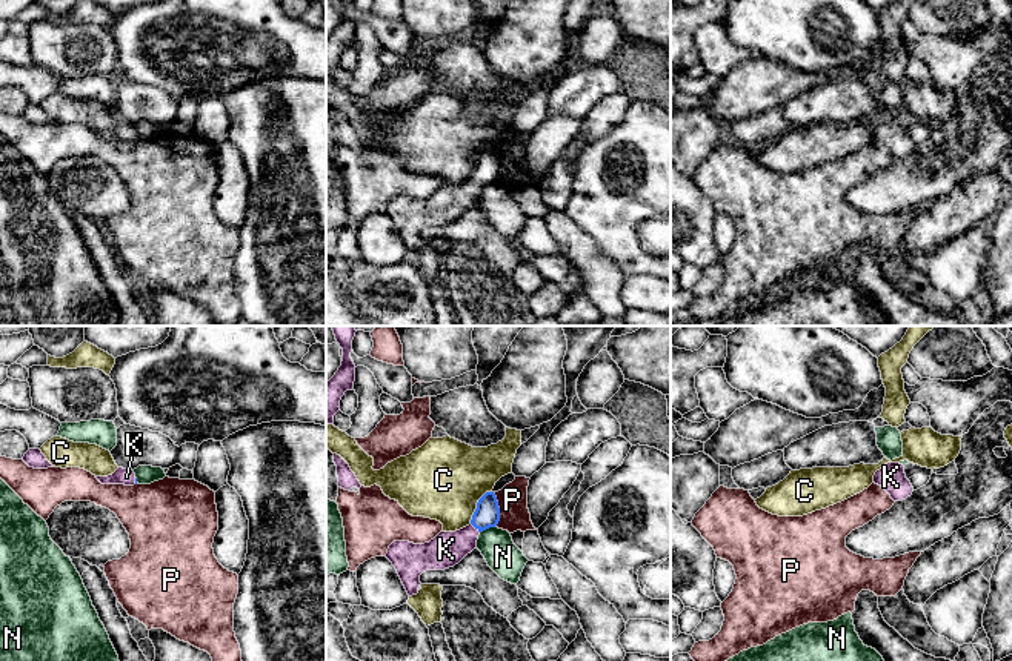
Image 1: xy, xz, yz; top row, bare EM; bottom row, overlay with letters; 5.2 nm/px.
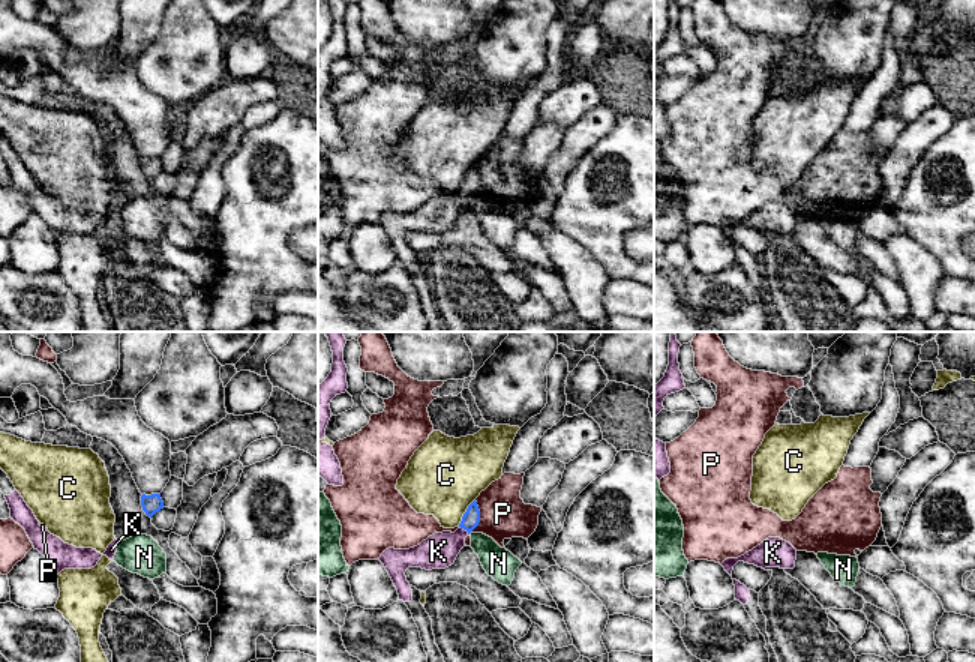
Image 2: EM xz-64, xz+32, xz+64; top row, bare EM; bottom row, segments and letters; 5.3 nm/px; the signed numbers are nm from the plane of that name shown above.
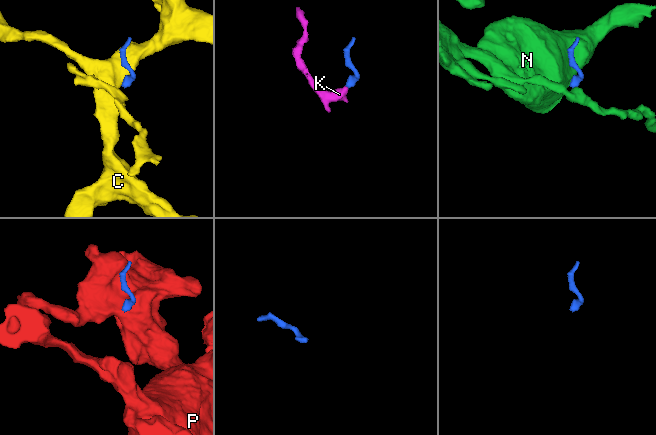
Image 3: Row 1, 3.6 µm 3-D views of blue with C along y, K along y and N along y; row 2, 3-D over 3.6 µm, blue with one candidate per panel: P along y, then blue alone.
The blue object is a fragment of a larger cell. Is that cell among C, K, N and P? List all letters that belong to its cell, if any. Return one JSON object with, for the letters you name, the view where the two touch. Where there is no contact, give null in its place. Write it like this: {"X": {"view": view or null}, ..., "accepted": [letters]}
{"K": {"view": "xz"}, "accepted": ["K"]}

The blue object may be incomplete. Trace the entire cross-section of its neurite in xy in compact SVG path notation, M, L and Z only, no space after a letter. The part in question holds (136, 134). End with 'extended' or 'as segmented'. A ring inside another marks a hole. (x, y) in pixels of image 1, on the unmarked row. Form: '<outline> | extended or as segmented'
M118 123L112 131L108 132L95 132L102 140L125 140L134 141L137 140L137 134L132 125Z | extended

